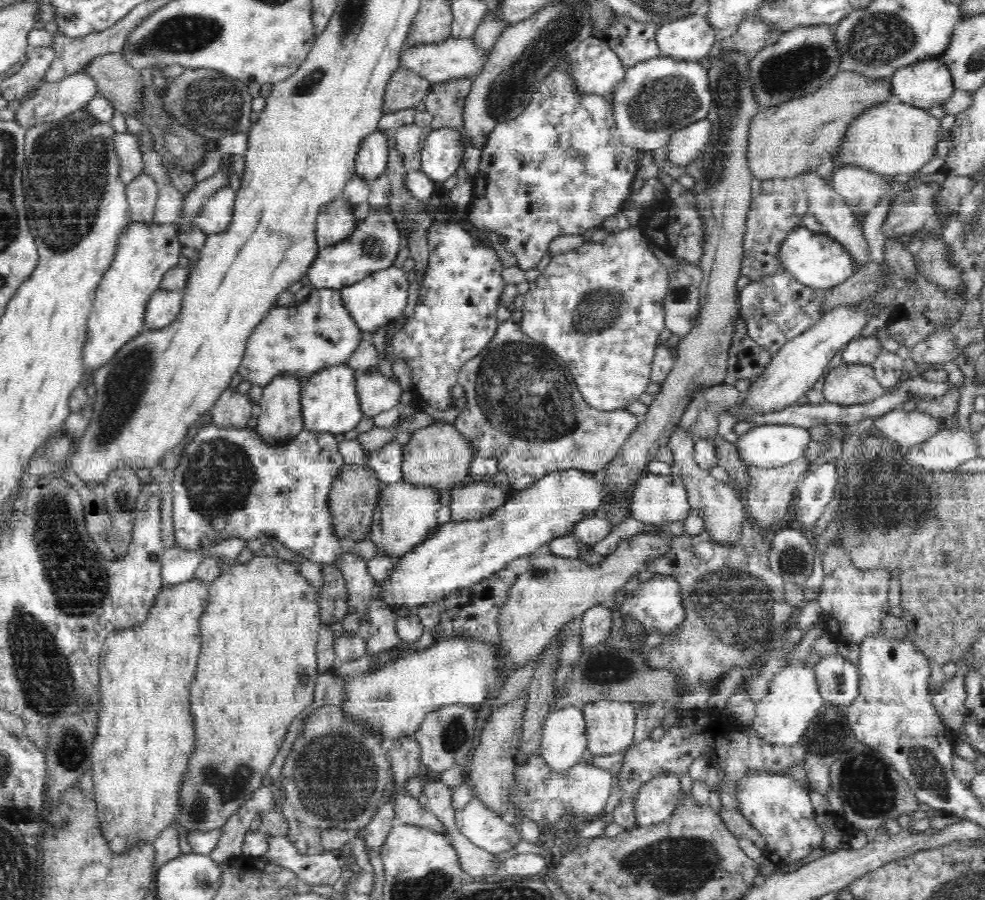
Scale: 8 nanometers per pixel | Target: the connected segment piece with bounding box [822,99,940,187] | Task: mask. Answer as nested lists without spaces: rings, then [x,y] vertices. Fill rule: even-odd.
[[[892,99],[871,104],[870,107],[864,107],[855,115],[854,119],[850,119],[848,122],[847,130],[838,150],[838,156],[833,157],[830,161],[829,170],[824,174],[822,181],[824,181],[824,185],[832,187],[834,173],[844,167],[860,167],[881,175],[919,171],[934,154],[936,144],[940,141],[939,134],[939,120],[932,117],[927,110],[914,108]]]

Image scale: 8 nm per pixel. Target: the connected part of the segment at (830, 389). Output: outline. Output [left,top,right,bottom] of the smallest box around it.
[822,363,885,404]

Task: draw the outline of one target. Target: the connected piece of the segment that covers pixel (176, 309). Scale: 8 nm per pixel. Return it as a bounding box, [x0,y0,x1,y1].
[145,291,183,331]

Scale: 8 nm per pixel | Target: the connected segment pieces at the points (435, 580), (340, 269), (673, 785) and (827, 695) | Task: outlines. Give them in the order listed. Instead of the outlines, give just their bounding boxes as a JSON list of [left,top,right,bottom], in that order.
[[376,470,603,613],[306,209,400,289],[636,772,681,826],[810,650,862,706]]

